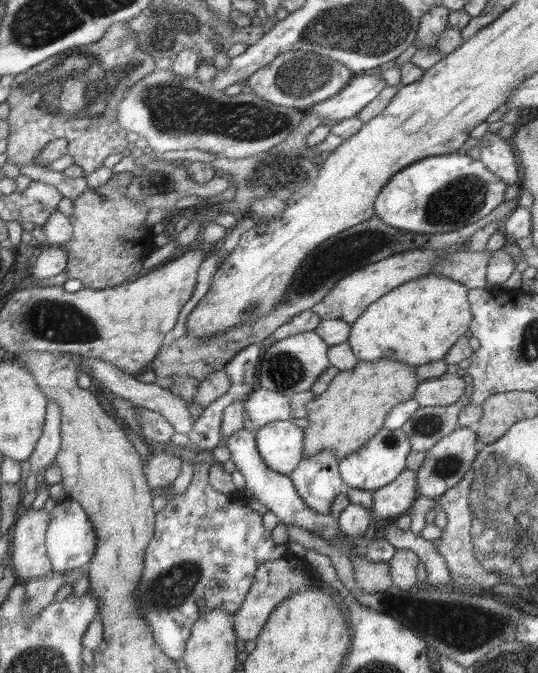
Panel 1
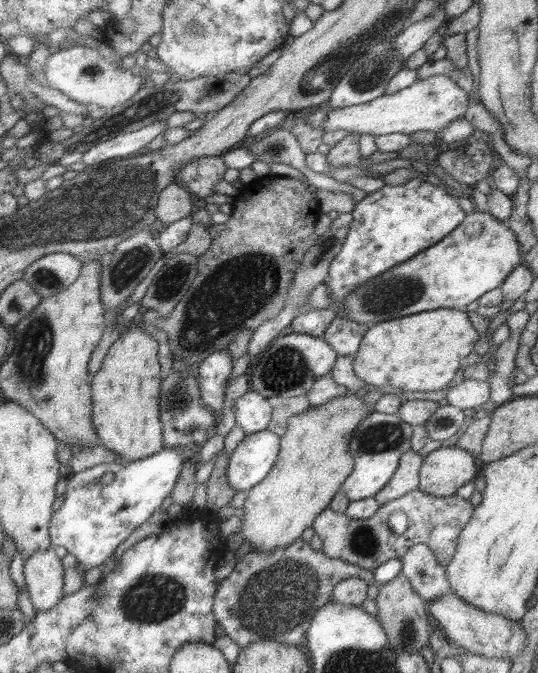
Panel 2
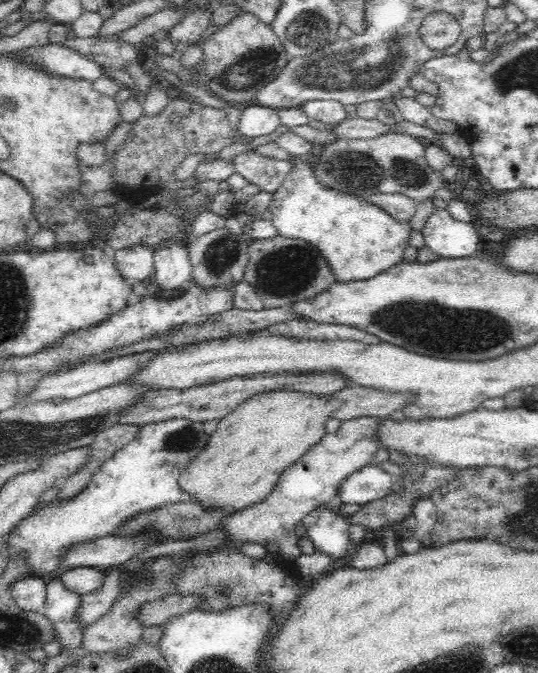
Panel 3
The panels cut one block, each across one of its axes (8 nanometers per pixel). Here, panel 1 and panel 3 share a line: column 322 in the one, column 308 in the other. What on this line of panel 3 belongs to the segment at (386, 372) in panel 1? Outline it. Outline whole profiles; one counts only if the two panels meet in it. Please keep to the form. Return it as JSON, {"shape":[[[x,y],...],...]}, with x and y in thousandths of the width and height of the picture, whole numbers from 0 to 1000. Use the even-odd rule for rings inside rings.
{"shape":[[[498,579],[461,588],[428,615],[409,623],[403,636],[390,645],[383,663],[366,673],[362,682],[336,701],[335,725],[355,734],[357,743],[379,755],[411,755],[416,764],[442,761],[476,746],[491,743],[519,707],[546,689],[576,664],[595,657],[608,643],[606,626],[632,605],[634,594],[615,587],[548,579]]]}

